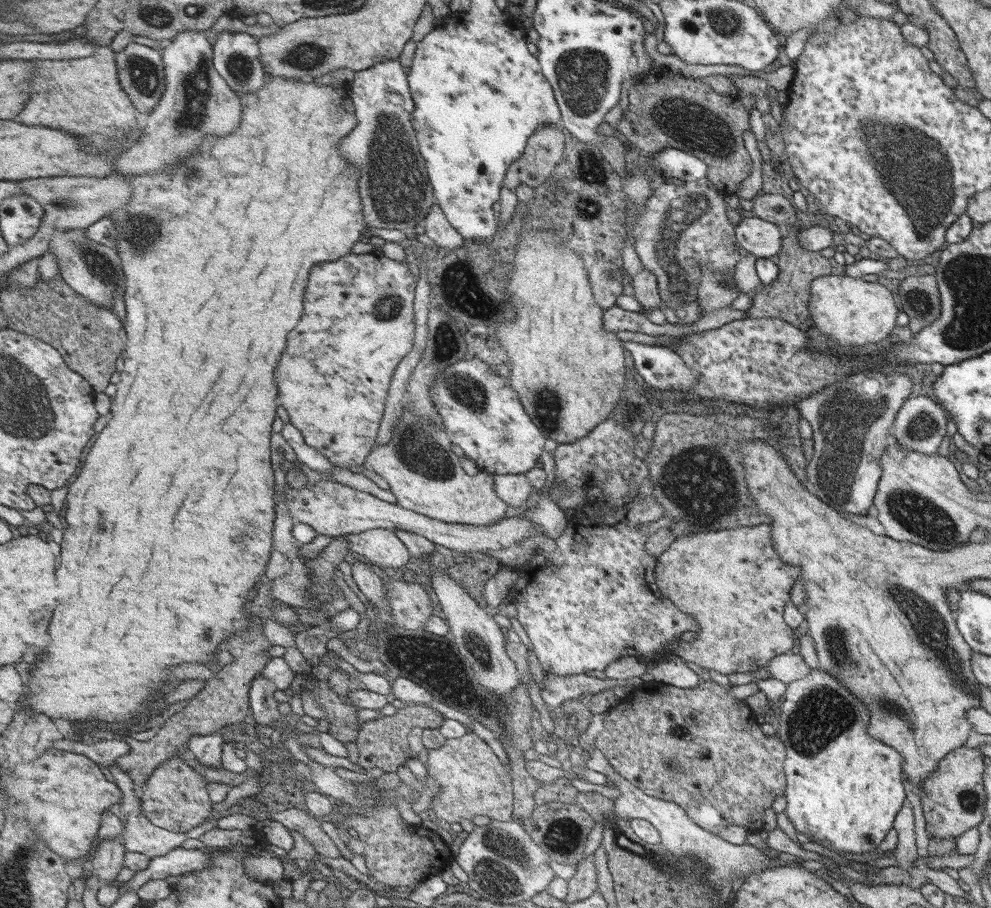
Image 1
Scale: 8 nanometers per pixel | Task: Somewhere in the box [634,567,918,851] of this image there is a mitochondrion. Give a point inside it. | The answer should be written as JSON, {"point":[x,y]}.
{"point":[821,715]}

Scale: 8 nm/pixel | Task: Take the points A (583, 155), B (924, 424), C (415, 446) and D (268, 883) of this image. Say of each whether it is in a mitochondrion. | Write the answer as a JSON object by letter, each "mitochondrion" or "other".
{"A":"mitochondrion","B":"mitochondrion","C":"mitochondrion","D":"other"}

